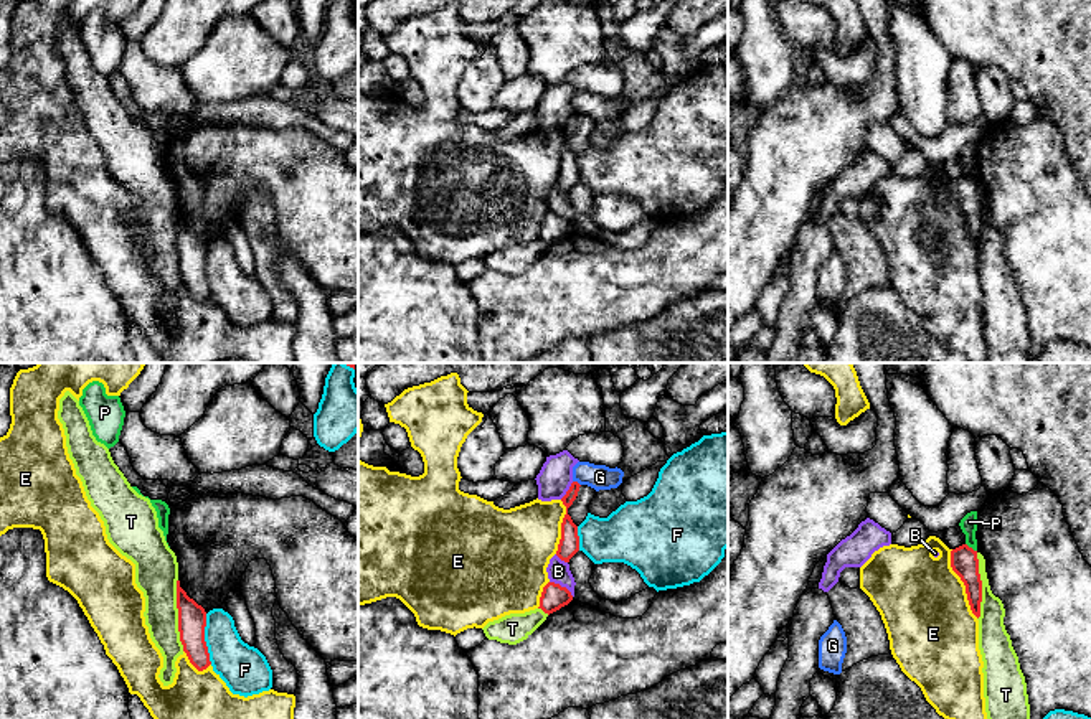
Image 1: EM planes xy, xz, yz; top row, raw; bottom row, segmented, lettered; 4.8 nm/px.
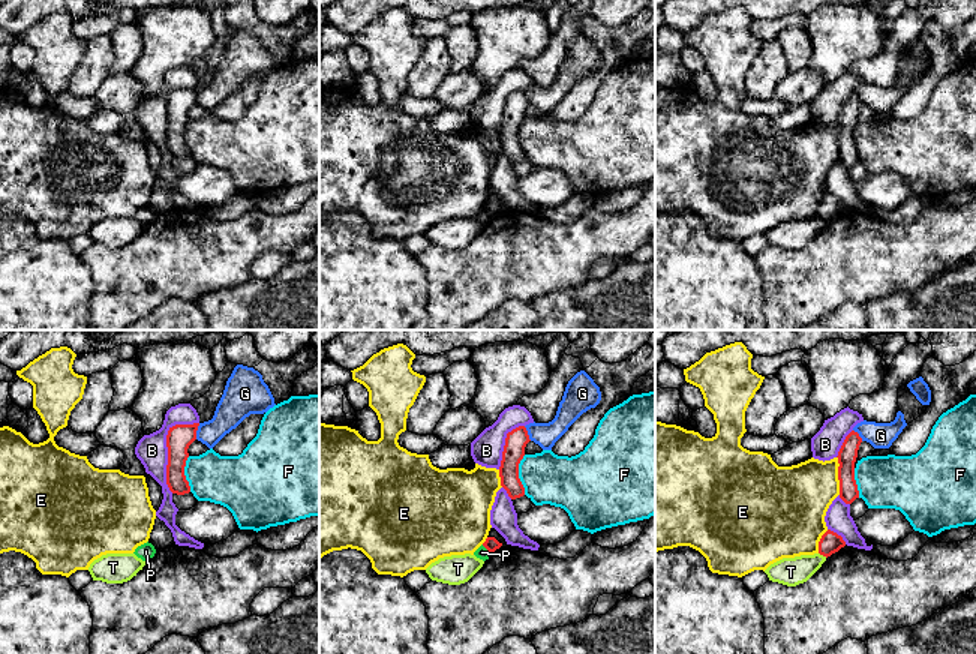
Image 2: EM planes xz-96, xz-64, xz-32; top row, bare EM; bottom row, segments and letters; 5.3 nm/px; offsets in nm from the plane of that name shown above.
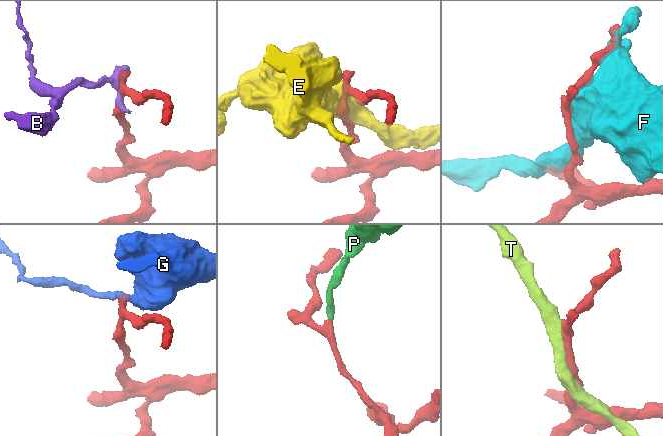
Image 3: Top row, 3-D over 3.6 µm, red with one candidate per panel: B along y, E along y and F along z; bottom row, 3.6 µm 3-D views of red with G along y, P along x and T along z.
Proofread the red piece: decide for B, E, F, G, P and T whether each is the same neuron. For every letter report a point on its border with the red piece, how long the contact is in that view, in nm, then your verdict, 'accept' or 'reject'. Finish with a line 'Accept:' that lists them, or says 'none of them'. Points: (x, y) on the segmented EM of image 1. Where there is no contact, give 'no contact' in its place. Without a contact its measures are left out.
B: xz (560, 586) | 140 nm | reject
E: yz (964, 584) | 360 nm | reject
F: xy (203, 639) | 260 nm | reject
G: xz (576, 482) | 50 nm | reject
P: yz (971, 548) | 70 nm | reject
T: xy (179, 615) | 360 nm | reject
Accept: none of them

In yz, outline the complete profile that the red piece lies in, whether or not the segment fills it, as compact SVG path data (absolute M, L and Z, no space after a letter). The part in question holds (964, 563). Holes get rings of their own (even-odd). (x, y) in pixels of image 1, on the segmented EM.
M967 544L952 549L951 567L964 582L971 610L979 618L982 602L982 580L979 574L977 551Z

